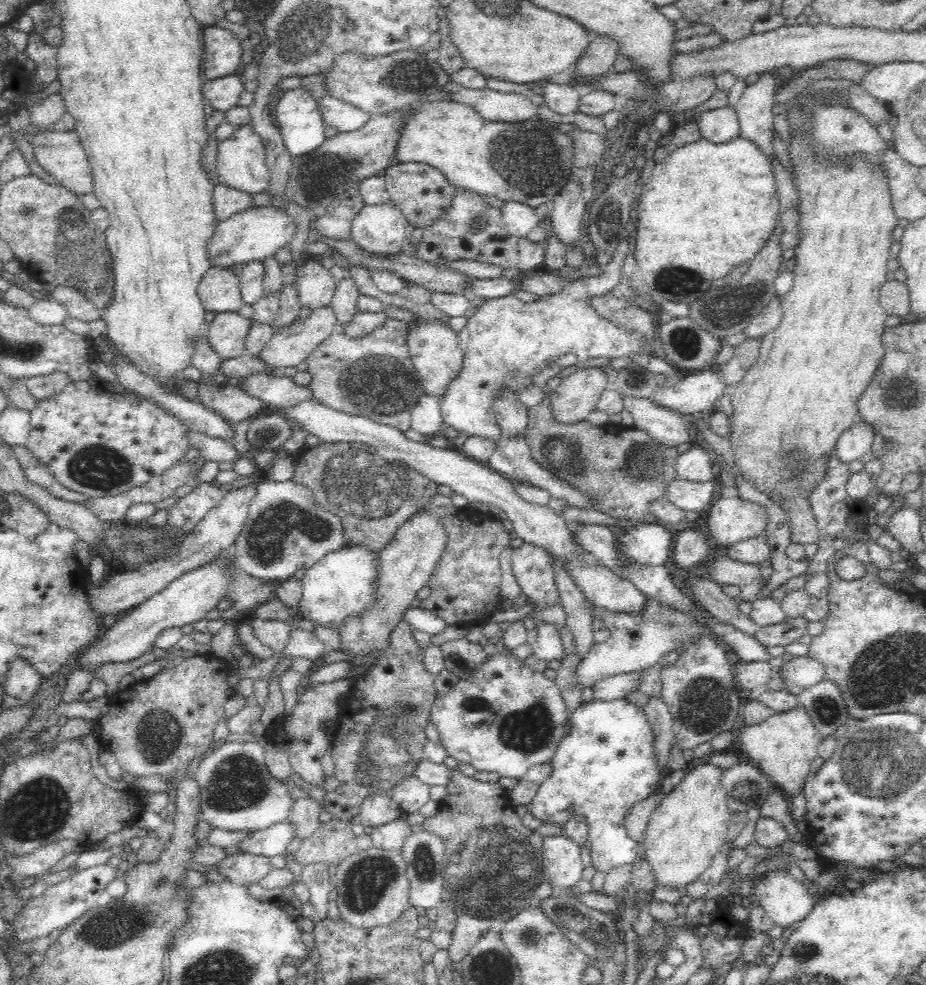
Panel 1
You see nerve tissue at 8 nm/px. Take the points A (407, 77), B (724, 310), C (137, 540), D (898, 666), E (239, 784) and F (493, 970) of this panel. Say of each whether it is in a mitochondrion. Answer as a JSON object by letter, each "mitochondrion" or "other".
{"A":"mitochondrion","B":"mitochondrion","C":"mitochondrion","D":"mitochondrion","E":"mitochondrion","F":"mitochondrion"}

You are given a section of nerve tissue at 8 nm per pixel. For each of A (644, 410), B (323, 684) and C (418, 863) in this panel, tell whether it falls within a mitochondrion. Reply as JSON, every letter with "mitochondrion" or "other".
{"A":"other","B":"other","C":"mitochondrion"}

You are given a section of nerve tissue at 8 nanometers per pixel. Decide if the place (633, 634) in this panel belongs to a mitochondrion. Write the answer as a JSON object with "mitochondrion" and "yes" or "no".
{"mitochondrion":"no"}

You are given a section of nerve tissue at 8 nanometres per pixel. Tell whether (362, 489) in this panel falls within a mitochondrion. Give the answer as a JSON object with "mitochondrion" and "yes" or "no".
{"mitochondrion":"yes"}

